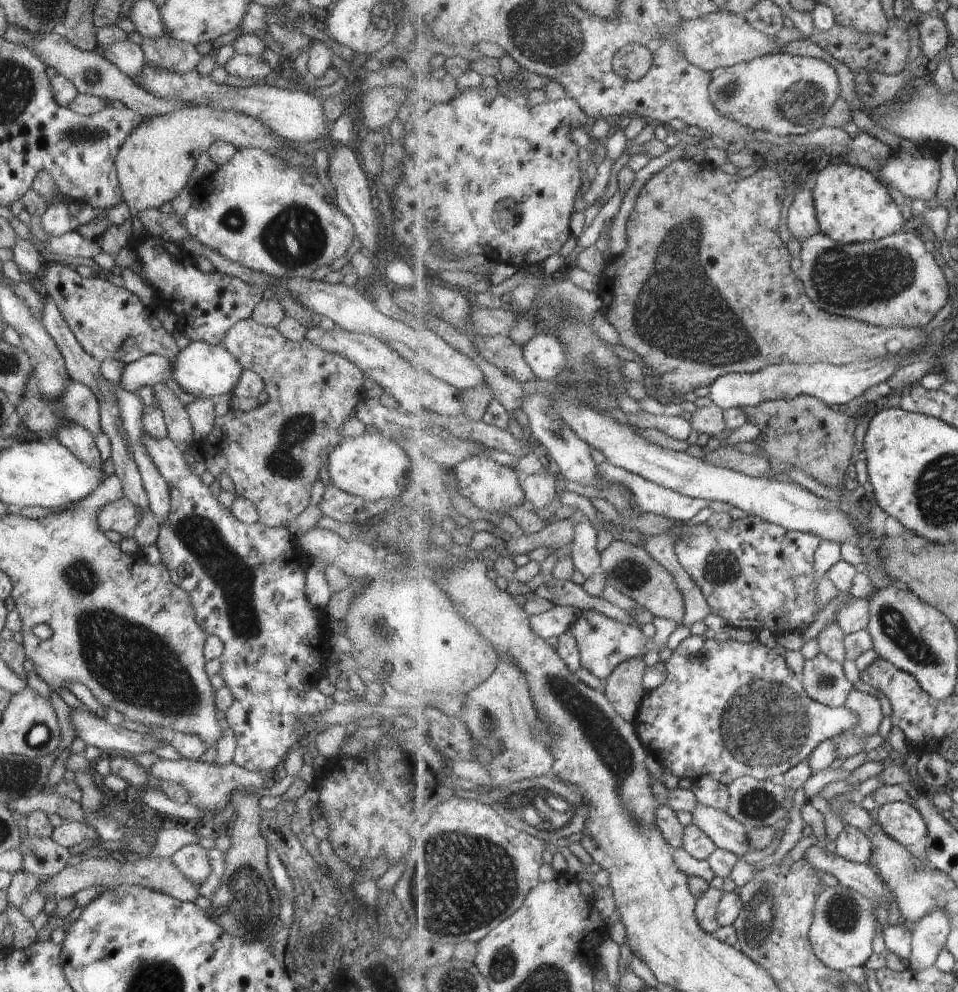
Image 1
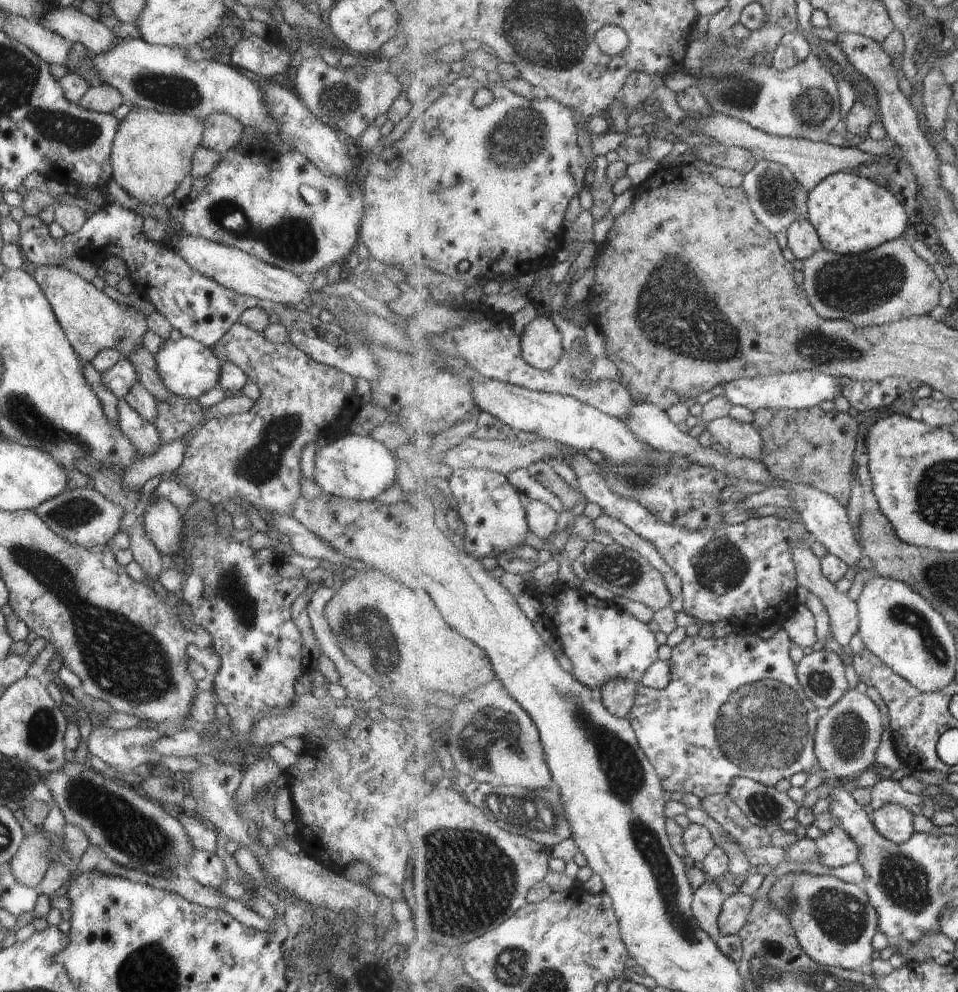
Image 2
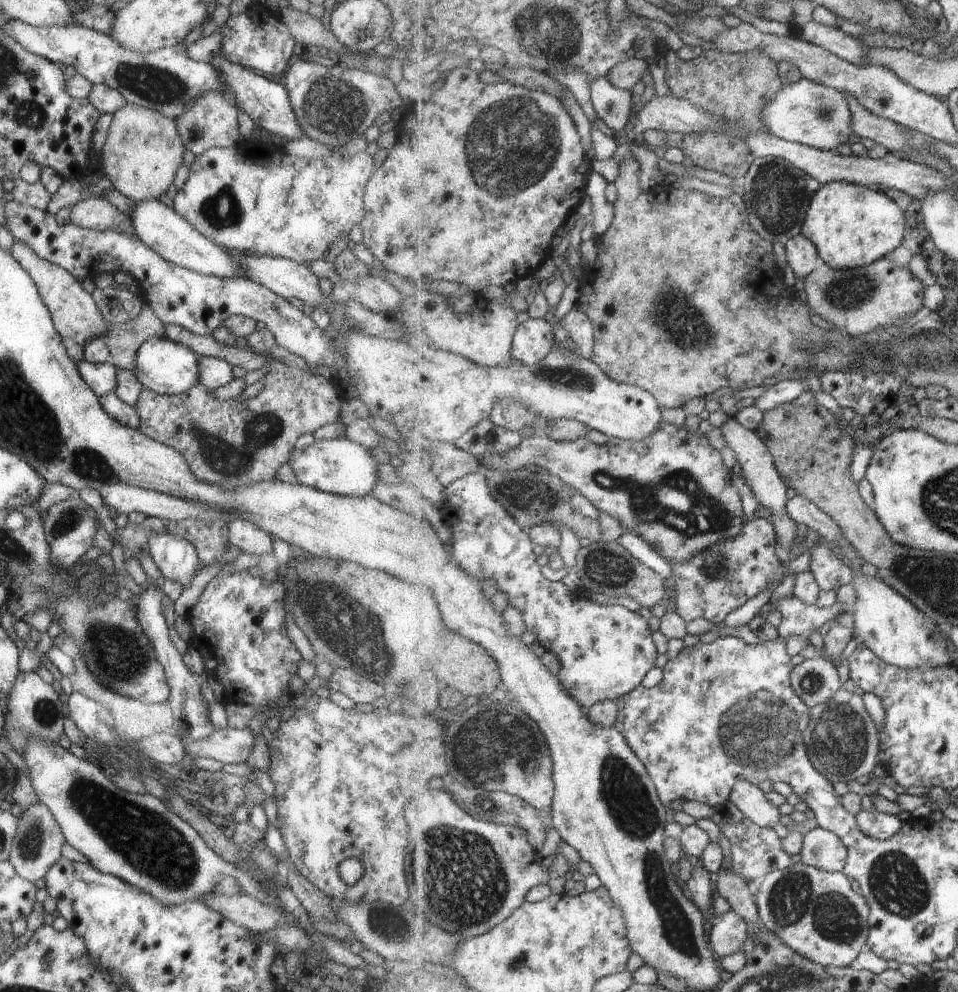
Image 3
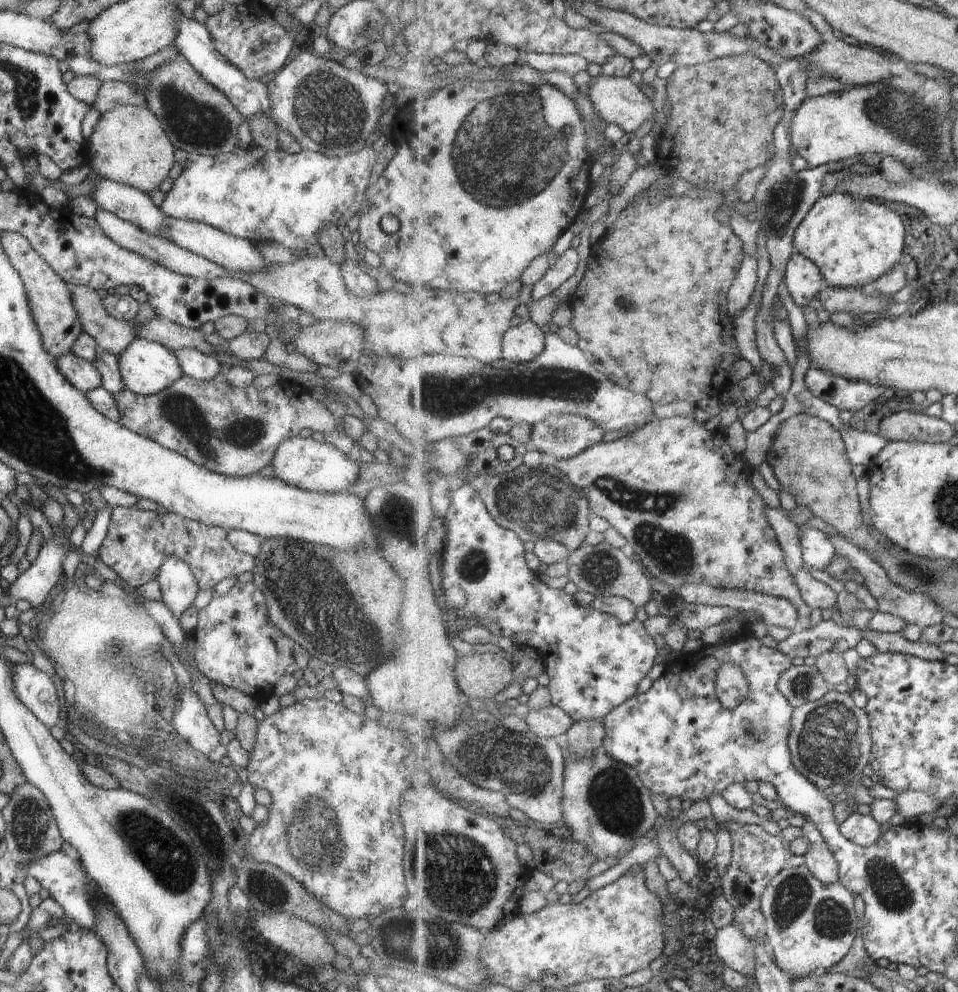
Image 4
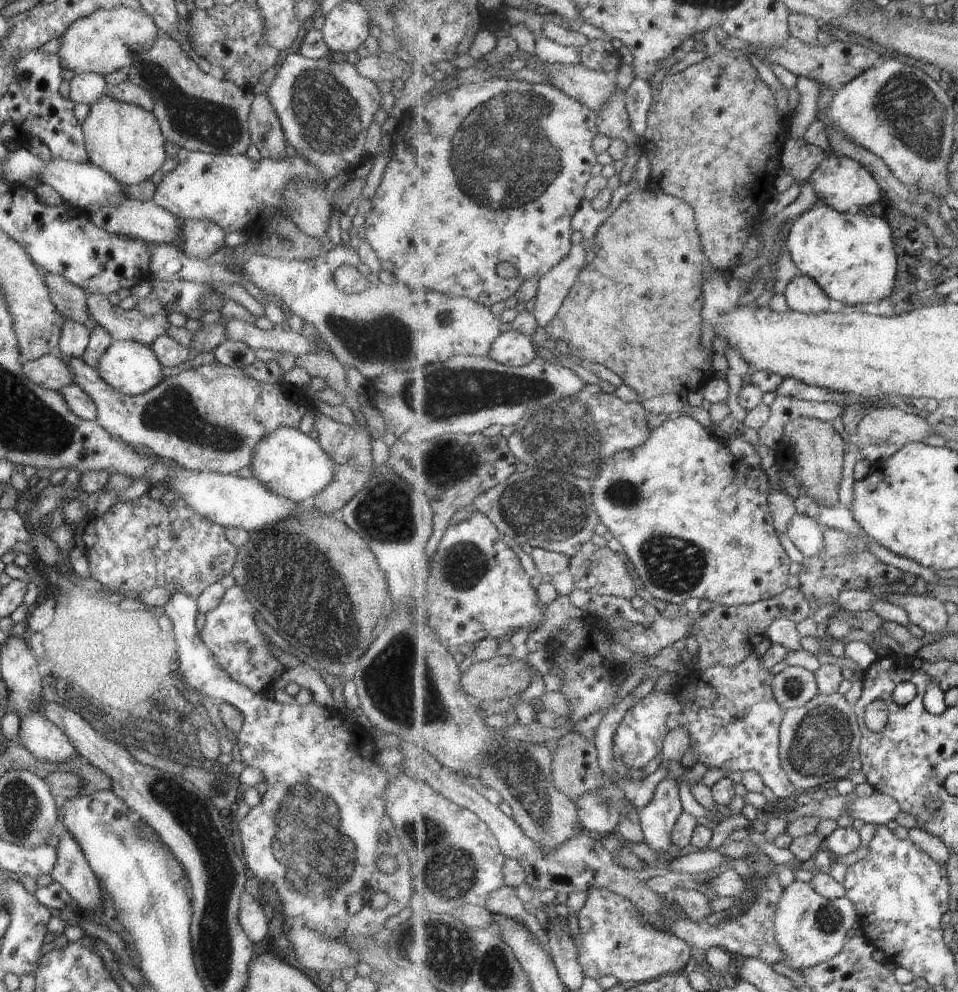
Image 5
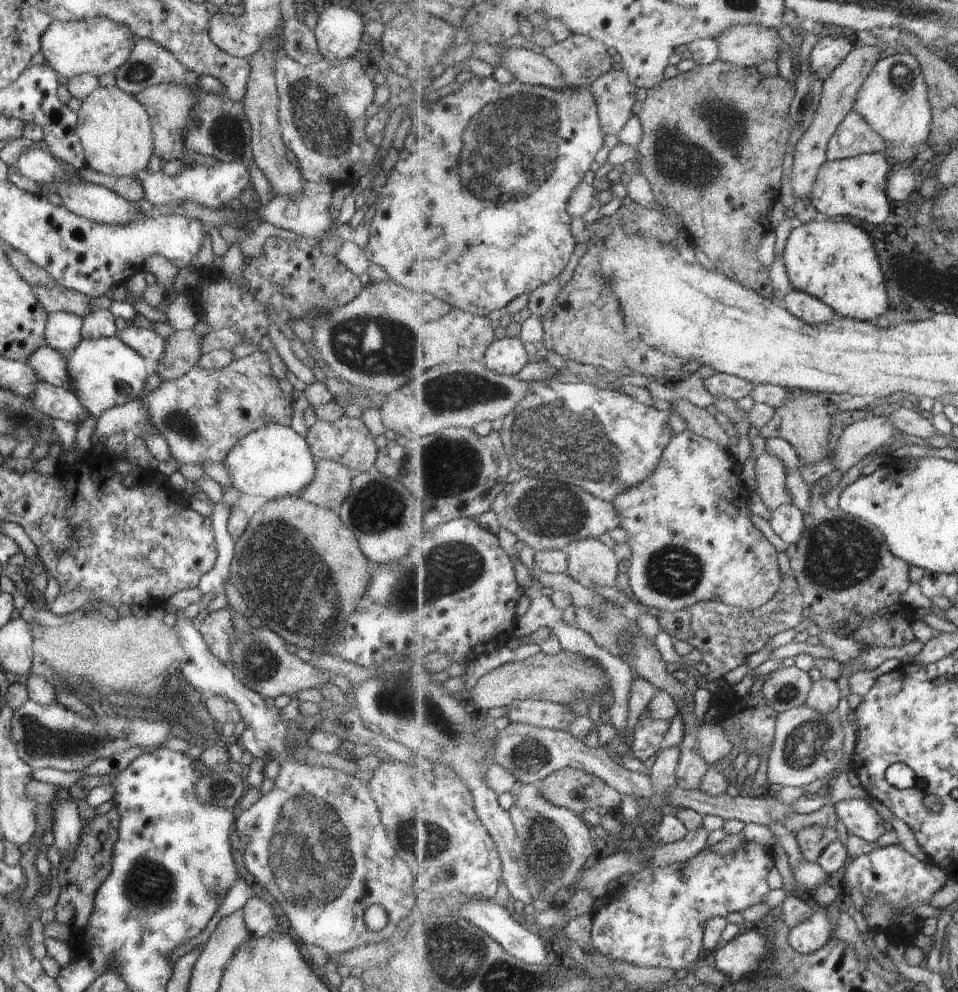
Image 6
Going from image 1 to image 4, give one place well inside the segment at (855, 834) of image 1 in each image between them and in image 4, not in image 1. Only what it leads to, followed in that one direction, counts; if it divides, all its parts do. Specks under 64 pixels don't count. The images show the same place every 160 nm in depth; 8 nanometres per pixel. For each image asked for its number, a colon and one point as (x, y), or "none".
2: (837, 848)
3: (823, 849)
4: (820, 859)

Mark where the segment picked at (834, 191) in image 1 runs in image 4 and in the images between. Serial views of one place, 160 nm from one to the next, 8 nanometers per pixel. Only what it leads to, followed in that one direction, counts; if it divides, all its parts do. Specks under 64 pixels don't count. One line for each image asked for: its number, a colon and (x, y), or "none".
2: (852, 214)
3: (852, 225)
4: (854, 242)

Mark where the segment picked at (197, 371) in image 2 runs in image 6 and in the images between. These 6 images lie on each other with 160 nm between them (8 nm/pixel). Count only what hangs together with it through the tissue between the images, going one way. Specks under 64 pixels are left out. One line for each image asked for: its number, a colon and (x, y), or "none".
3: (166, 367)
4: (146, 367)
5: (130, 367)
6: (107, 373)

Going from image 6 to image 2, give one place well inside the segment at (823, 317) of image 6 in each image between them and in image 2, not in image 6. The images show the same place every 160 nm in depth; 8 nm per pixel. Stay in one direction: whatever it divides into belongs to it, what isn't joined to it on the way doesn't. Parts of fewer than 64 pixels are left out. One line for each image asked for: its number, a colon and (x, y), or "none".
2: (803, 240)
3: (802, 255)
4: (804, 281)
5: (803, 294)

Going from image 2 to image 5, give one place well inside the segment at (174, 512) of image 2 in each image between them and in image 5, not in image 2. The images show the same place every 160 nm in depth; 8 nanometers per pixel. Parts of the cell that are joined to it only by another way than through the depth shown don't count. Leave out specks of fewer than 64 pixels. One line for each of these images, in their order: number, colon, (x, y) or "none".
3: (175, 558)
4: (177, 585)
5: (319, 836)

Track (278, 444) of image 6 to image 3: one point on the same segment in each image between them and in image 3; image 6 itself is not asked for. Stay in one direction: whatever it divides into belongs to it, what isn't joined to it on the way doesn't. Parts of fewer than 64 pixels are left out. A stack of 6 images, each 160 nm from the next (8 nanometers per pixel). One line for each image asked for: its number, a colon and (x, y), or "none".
3: (341, 467)
4: (303, 463)
5: (288, 462)

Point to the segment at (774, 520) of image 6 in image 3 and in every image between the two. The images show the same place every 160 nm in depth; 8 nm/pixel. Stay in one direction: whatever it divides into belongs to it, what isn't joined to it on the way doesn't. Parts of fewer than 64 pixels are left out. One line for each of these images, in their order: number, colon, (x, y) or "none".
3: (828, 571)
4: (818, 552)
5: (806, 534)

